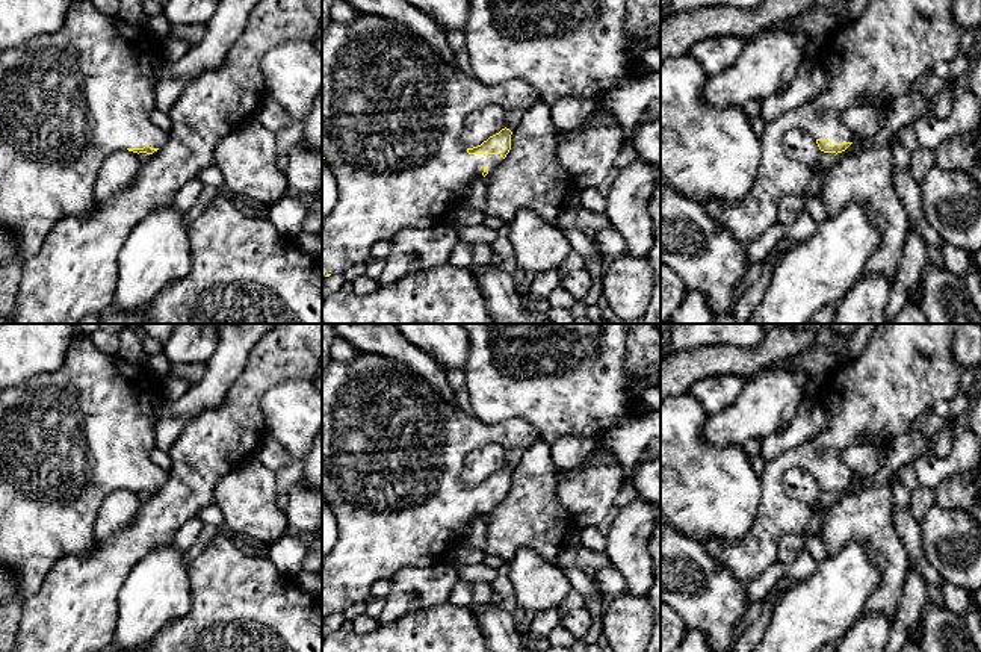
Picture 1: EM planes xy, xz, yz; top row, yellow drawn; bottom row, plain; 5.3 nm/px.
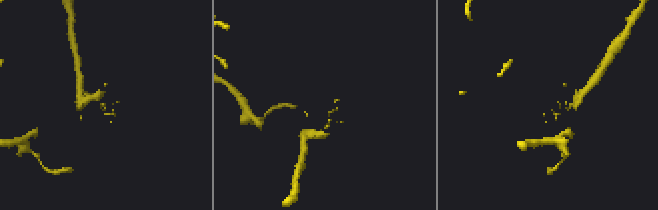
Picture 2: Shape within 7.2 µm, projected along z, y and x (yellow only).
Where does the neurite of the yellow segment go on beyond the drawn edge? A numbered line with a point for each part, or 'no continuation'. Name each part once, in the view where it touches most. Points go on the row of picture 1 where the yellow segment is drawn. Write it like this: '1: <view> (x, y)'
1: xz (393, 111)

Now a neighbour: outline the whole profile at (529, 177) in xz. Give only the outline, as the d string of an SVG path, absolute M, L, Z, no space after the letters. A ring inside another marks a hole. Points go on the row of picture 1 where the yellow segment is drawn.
M538 100L523 112L511 135L509 153L485 175L484 215L509 222L521 209L528 209L555 224L576 188L573 177L558 162L558 135L549 103Z

